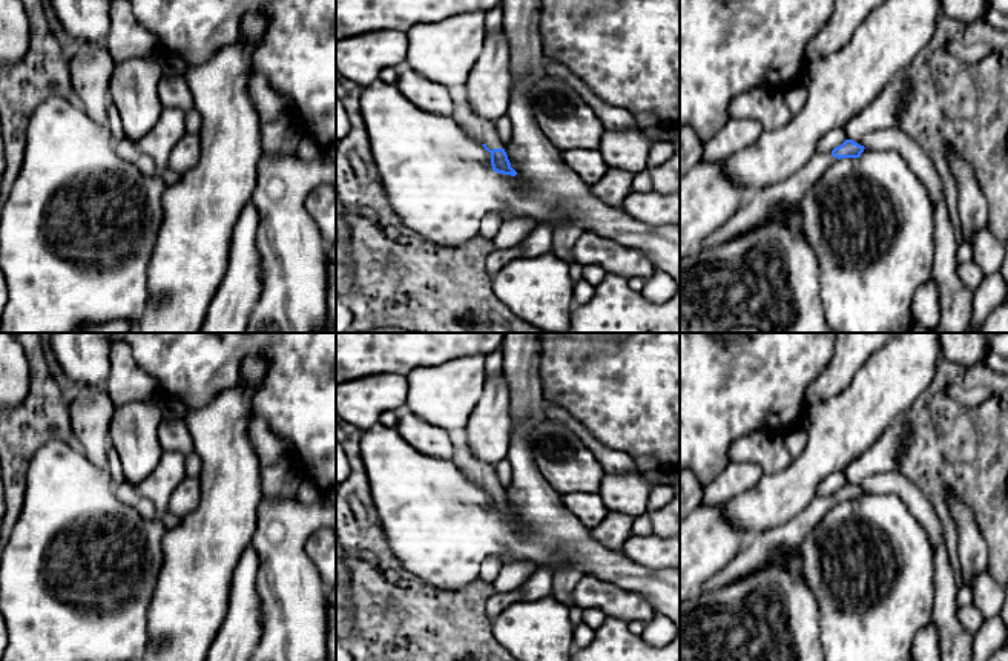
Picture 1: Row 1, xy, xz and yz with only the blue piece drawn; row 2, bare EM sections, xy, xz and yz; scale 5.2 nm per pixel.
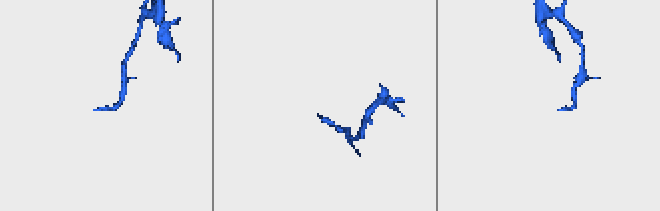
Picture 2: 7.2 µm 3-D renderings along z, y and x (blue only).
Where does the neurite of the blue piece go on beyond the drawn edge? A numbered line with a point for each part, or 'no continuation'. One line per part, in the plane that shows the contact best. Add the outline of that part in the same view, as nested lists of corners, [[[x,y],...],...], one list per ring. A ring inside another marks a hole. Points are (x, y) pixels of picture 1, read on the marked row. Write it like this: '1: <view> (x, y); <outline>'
1: xz (480, 131); [[[462,89],[454,92],[453,118],[474,143],[485,144],[489,150],[505,147],[496,133],[494,121],[480,118],[473,110]]]

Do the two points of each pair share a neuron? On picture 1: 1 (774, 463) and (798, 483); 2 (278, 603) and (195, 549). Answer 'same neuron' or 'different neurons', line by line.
1: different neurons
2: different neurons

